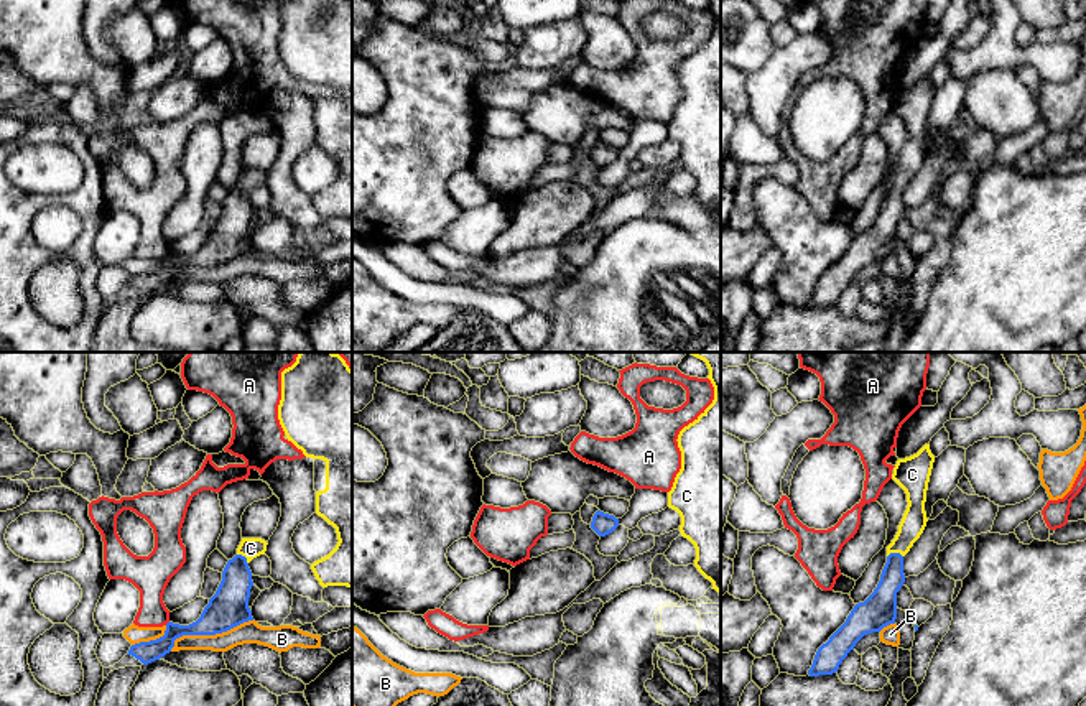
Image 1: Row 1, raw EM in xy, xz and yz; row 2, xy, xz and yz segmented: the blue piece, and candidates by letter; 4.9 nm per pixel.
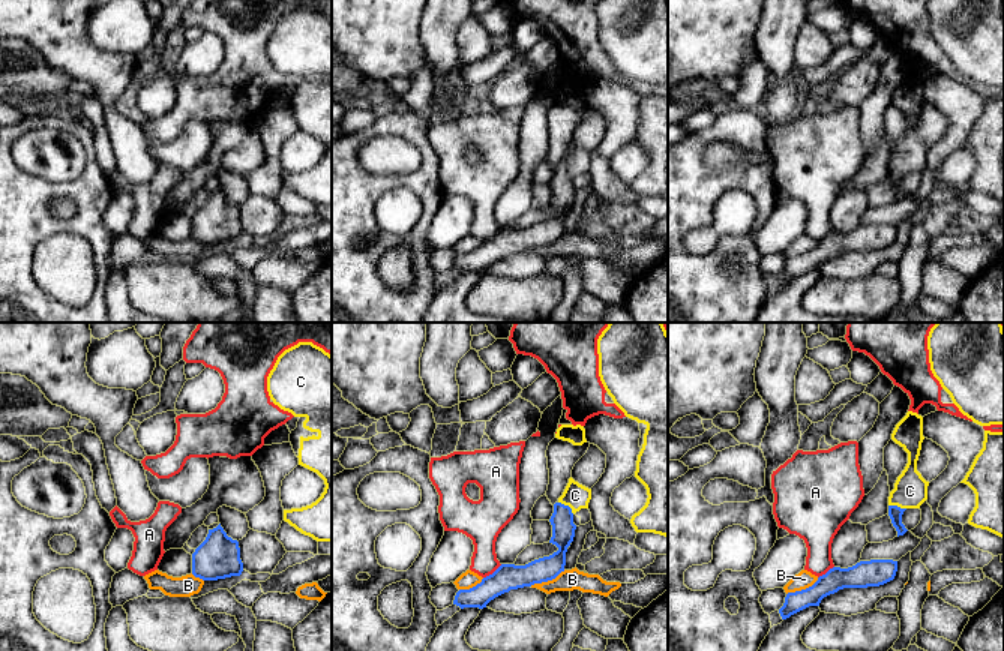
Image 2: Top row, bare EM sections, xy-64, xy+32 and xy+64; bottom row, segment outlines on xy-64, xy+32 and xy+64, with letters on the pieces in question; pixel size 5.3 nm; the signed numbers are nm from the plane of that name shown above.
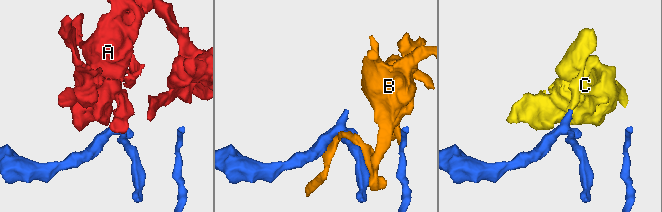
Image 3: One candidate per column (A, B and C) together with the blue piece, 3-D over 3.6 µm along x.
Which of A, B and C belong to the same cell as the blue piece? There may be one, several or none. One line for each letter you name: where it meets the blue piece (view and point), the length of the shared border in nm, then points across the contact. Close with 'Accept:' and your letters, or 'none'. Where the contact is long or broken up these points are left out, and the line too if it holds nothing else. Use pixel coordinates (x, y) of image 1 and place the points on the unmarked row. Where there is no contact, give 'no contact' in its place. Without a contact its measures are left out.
C: contact yz (894, 185); length 80 nm; way yz (882, 234), (892, 209), (894, 185), (914, 153)
Accept: C

